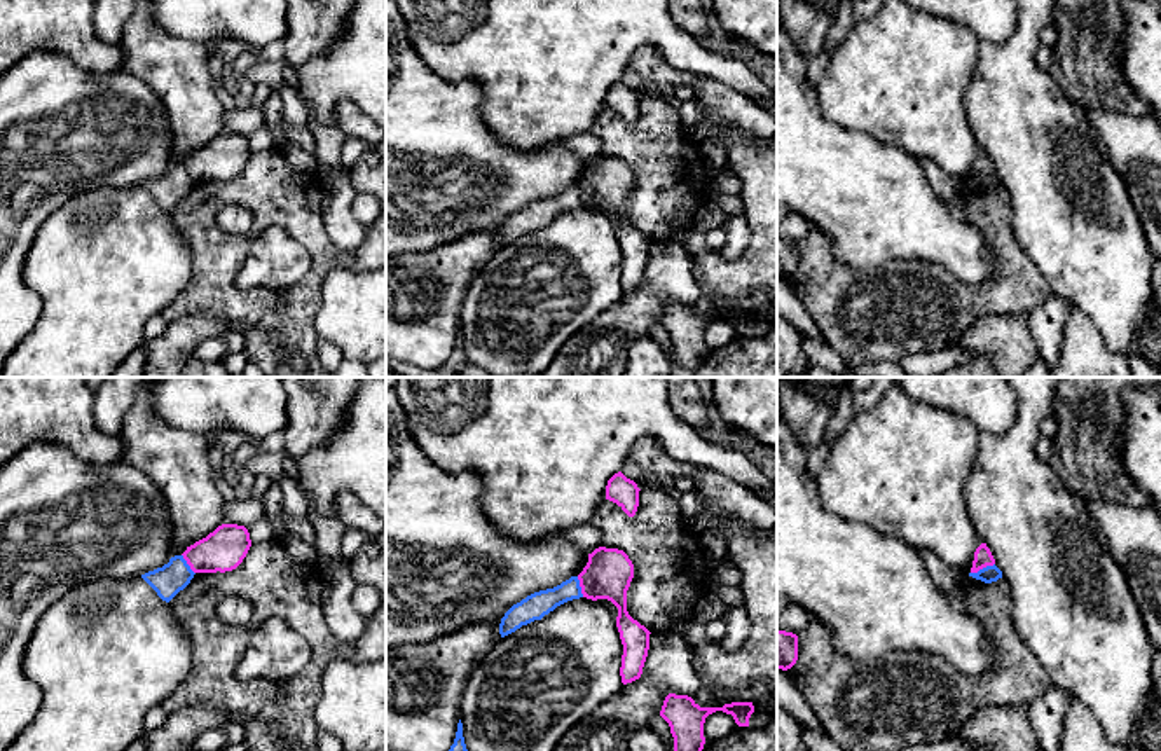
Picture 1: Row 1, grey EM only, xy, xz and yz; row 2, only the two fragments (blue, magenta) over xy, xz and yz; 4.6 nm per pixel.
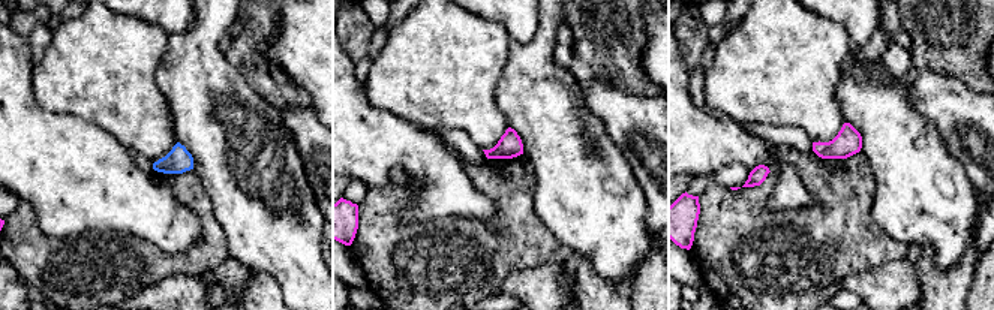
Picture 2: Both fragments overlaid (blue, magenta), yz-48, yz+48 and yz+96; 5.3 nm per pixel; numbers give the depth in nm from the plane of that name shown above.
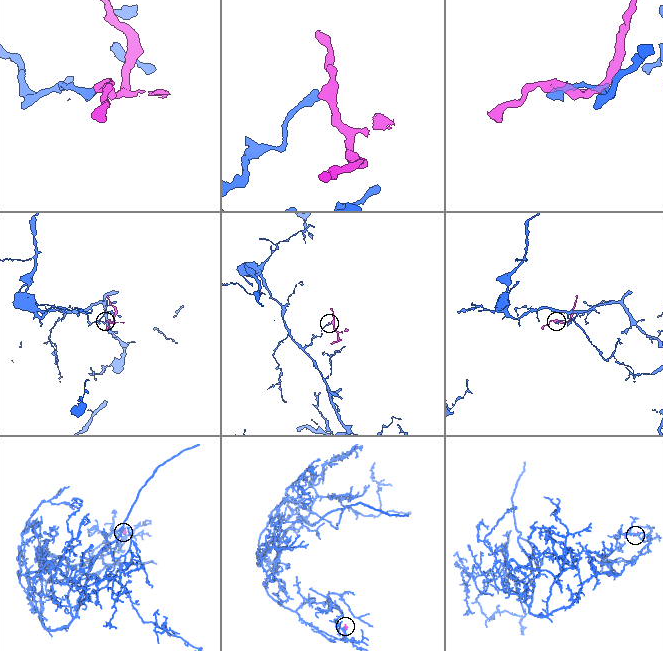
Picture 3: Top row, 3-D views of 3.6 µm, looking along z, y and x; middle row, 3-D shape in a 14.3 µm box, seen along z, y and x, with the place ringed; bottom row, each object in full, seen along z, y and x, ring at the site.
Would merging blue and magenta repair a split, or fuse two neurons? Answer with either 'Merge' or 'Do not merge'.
Do not merge

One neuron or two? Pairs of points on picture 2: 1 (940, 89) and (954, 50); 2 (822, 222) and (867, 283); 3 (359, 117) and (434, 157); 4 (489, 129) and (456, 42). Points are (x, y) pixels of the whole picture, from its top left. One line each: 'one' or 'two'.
1: two
2: two
3: one
4: one

